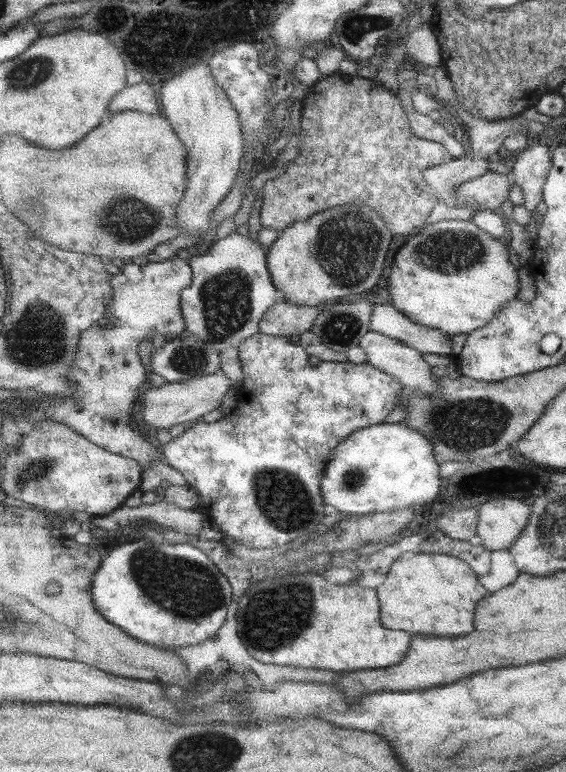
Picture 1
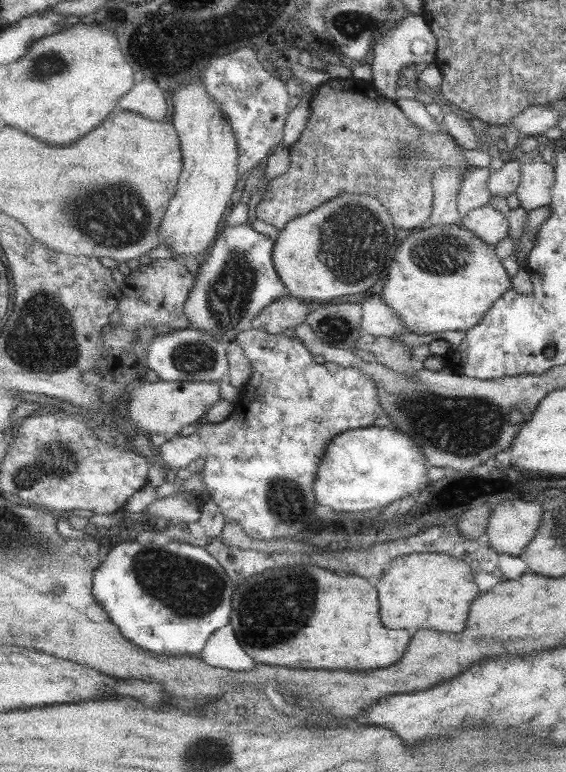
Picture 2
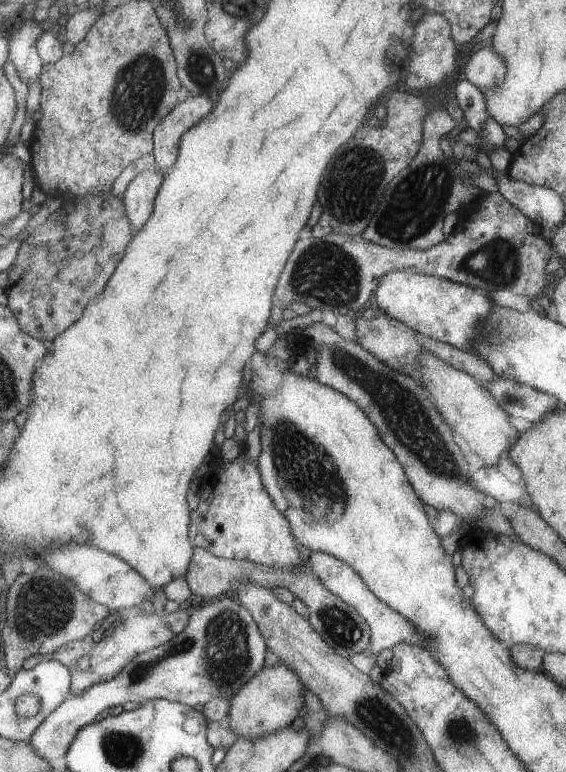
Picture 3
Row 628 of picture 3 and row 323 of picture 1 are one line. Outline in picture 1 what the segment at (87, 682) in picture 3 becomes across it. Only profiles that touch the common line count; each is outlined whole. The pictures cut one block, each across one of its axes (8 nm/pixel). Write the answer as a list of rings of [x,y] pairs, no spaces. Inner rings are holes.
[[[177,254],[169,260],[147,262],[145,266],[129,264],[123,270],[119,270],[119,274],[111,276],[113,300],[109,302],[107,308],[109,308],[109,314],[113,320],[103,322],[101,328],[91,328],[81,334],[77,360],[67,374],[69,386],[71,386],[71,396],[69,394],[67,396],[37,394],[33,400],[27,400],[27,402],[33,402],[31,410],[37,410],[35,414],[41,412],[43,422],[45,422],[45,418],[49,422],[59,422],[59,424],[75,430],[77,434],[85,436],[87,440],[95,442],[97,446],[109,450],[111,454],[121,454],[121,456],[127,456],[127,458],[139,462],[143,466],[143,470],[147,470],[153,462],[161,462],[163,452],[159,452],[155,448],[155,444],[149,442],[147,432],[141,432],[131,426],[135,406],[137,406],[137,402],[141,402],[139,394],[145,394],[145,390],[149,388],[149,368],[145,368],[139,350],[145,340],[155,338],[157,334],[165,336],[167,342],[175,342],[179,336],[187,334],[187,324],[183,318],[183,310],[181,310],[181,290],[187,290],[187,286],[193,284],[193,278],[195,278],[193,266],[189,262],[177,258]]]

